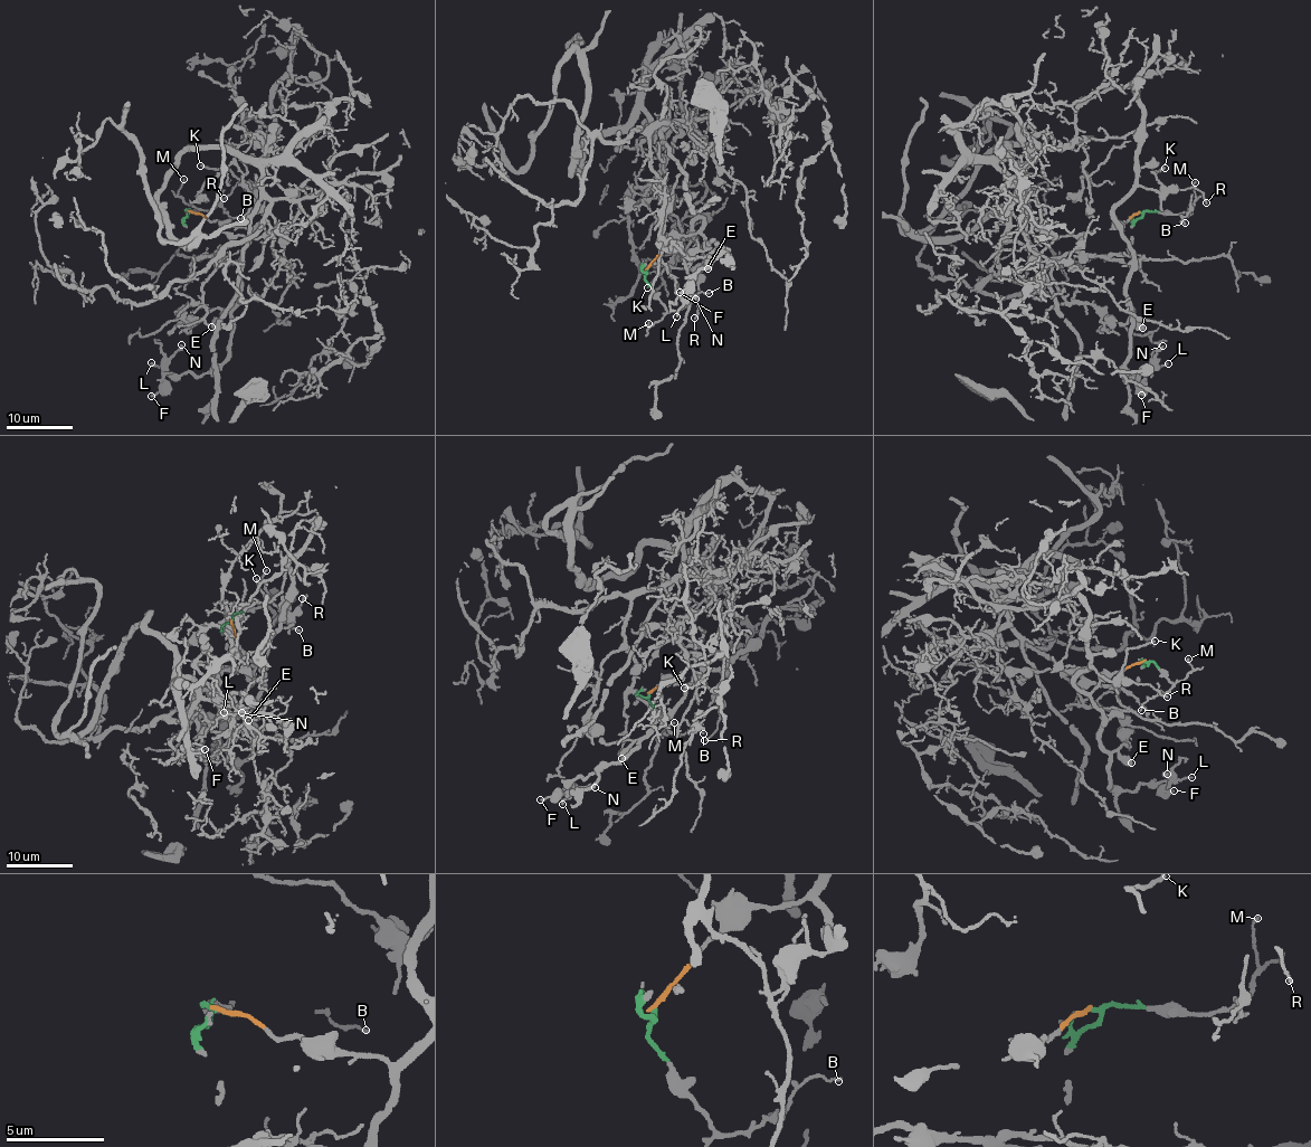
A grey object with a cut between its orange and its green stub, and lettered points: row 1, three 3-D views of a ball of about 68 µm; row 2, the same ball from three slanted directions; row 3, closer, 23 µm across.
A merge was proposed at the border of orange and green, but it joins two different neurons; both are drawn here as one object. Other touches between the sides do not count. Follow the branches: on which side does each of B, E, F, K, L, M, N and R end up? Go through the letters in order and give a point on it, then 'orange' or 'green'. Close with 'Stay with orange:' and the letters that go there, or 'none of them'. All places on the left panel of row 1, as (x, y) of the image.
B: place (240, 218); green
E: place (211, 326); orange
F: place (151, 396); orange
K: place (200, 166); orange
L: place (151, 362); orange
M: place (183, 179); green
N: place (181, 344); orange
R: place (224, 198); orange
Stay with orange: E, F, K, L, N, R

